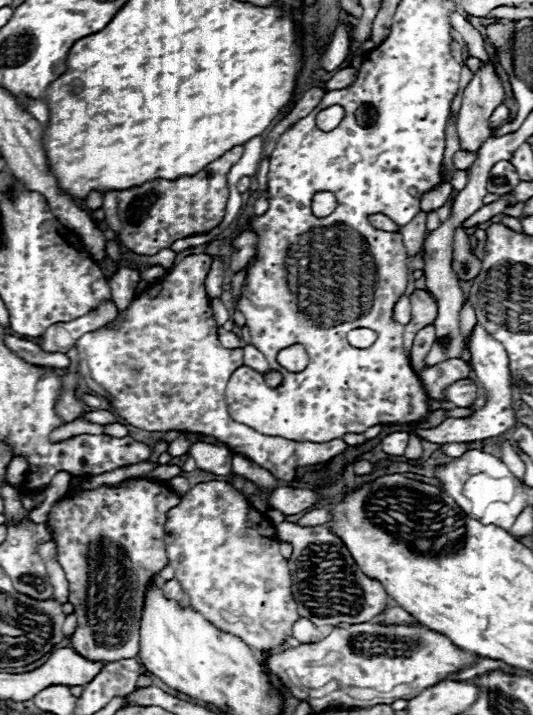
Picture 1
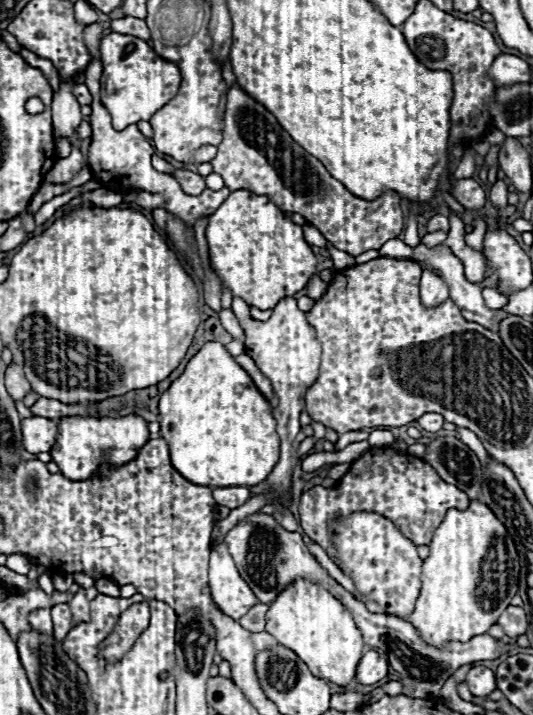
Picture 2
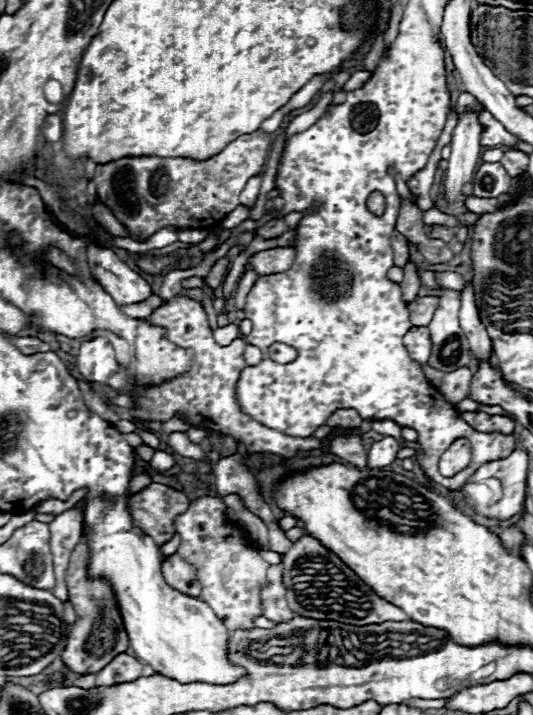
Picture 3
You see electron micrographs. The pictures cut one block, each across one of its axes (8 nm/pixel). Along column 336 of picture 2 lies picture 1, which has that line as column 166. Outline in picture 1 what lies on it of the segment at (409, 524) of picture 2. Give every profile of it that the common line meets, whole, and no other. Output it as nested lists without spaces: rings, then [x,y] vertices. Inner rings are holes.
[[[126,478],[118,484],[102,484],[92,490],[78,490],[76,494],[66,494],[58,502],[52,504],[52,510],[48,512],[48,528],[52,532],[52,540],[56,542],[58,550],[58,560],[60,566],[66,572],[68,584],[70,584],[70,604],[74,606],[74,612],[78,616],[78,628],[74,636],[70,638],[70,644],[82,652],[88,660],[124,660],[124,658],[136,658],[140,652],[140,620],[142,620],[142,610],[144,610],[144,598],[150,580],[168,564],[166,560],[166,548],[164,548],[164,524],[166,524],[166,514],[170,508],[180,504],[180,494],[176,494],[166,482],[162,480],[150,480],[150,478]]]

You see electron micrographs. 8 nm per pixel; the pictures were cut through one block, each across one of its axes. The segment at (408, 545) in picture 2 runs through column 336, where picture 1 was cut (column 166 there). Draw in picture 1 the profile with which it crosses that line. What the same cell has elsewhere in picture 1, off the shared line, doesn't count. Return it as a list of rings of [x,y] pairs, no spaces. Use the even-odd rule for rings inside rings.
[[[210,480],[196,484],[182,496],[182,502],[168,512],[166,520],[166,556],[174,566],[174,578],[180,582],[190,598],[190,608],[200,612],[216,628],[238,636],[254,652],[266,654],[270,650],[284,650],[292,624],[300,620],[296,600],[292,598],[292,574],[288,560],[278,550],[278,534],[266,514],[258,512],[250,502],[224,480]]]

